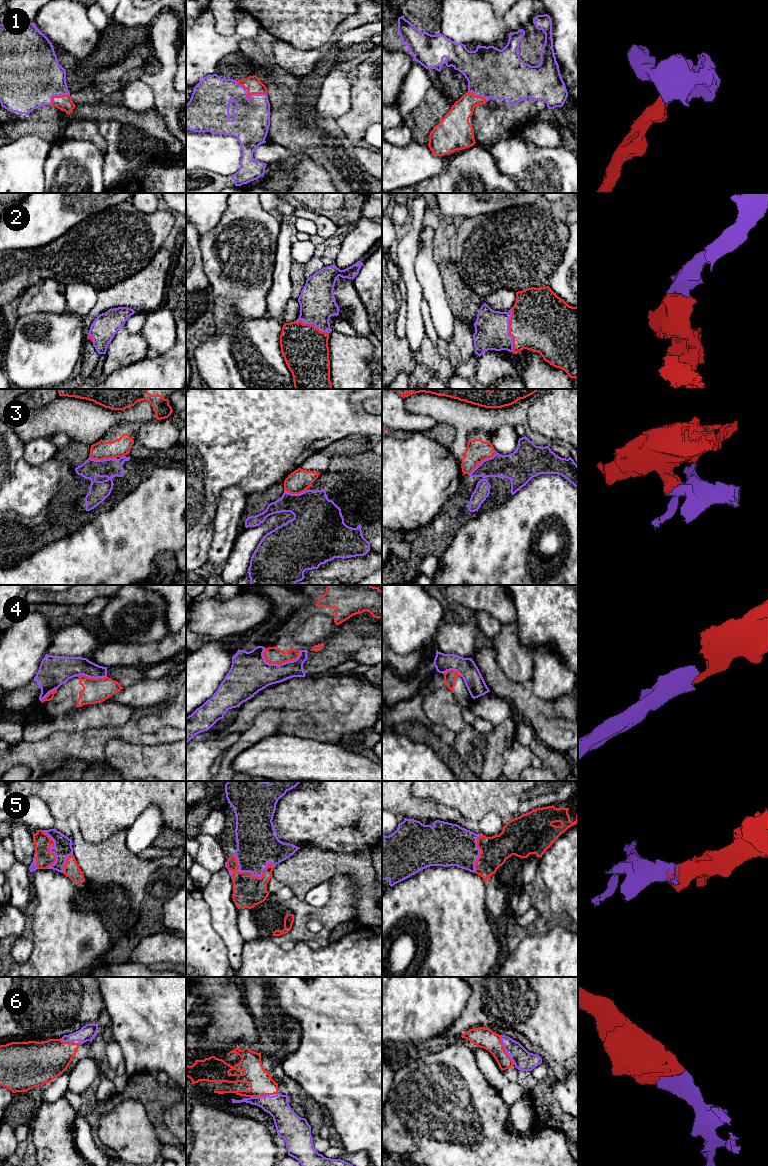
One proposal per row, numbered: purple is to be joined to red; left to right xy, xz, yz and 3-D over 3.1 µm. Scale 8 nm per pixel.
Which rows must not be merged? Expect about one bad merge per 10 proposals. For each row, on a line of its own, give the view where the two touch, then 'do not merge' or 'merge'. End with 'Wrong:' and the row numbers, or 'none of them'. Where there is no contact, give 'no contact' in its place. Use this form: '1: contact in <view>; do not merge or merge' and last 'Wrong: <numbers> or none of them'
1: contact in xz; merge
2: contact in yz; merge
3: contact in yz; do not merge
4: contact in xz; do not merge
5: contact in xz; merge
6: contact in yz; merge
Wrong: 3, 4

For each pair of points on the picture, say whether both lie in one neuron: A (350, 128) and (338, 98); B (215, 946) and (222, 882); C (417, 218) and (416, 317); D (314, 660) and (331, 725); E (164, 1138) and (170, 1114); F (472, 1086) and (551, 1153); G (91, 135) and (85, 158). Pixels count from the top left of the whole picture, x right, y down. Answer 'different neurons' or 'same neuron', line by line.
A: different neurons
B: different neurons
C: same neuron
D: different neurons
E: different neurons
F: same neuron
G: different neurons

